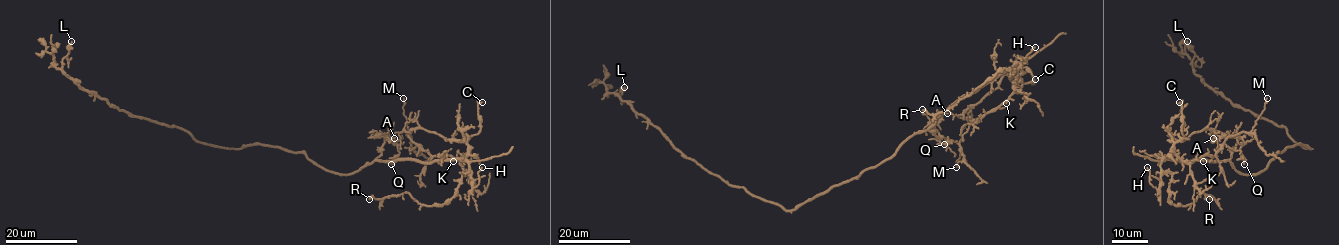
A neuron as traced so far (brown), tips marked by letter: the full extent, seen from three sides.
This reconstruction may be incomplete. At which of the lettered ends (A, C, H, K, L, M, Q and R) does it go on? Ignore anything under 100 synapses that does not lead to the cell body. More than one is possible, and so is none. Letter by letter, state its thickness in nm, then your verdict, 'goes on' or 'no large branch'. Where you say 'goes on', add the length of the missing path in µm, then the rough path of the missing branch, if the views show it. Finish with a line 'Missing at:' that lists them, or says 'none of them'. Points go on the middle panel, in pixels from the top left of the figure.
A: calibre 60 nm; no large branch
C: calibre 130 nm; no large branch
H: calibre 120 nm; no large branch
K: calibre 110 nm; no large branch
L: calibre 130 nm; no large branch
M: calibre 100 nm; no large branch
Q: calibre 200 nm; no large branch
R: calibre 320 nm; no large branch
Missing at: none of them

